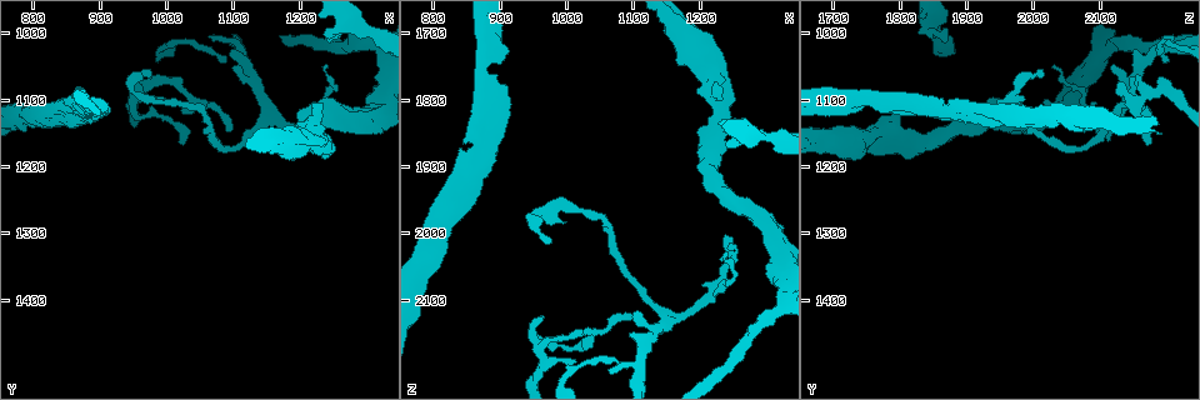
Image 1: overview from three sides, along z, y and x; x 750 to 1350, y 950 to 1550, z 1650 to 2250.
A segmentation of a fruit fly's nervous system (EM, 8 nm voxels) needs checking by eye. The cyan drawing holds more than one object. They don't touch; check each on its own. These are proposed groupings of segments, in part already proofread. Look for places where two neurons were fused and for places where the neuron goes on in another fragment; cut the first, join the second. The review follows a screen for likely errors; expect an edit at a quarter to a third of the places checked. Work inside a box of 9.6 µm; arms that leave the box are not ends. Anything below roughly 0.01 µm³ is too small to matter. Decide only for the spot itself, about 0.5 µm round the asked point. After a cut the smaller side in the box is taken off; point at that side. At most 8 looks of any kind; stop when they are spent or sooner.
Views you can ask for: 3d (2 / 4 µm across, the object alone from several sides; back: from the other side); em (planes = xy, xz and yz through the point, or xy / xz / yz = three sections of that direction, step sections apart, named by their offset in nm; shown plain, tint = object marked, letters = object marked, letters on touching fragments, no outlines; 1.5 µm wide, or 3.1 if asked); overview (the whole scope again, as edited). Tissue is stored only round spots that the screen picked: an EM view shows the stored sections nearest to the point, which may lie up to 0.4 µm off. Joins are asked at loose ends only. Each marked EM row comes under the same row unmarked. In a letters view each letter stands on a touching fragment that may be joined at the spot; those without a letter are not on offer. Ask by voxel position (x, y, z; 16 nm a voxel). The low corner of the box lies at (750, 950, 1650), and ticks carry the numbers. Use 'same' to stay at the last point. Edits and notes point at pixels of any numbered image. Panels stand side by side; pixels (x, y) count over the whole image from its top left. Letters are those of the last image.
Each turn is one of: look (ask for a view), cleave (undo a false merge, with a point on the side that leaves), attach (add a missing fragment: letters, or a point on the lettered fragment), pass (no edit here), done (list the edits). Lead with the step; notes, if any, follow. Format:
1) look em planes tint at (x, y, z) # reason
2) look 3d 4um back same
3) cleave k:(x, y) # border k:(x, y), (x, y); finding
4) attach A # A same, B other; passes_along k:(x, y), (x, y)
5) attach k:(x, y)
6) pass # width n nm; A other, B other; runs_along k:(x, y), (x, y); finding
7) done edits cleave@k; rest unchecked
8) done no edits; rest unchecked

look em yz step 8 tint at (1030, 1170, 2170) # an open end

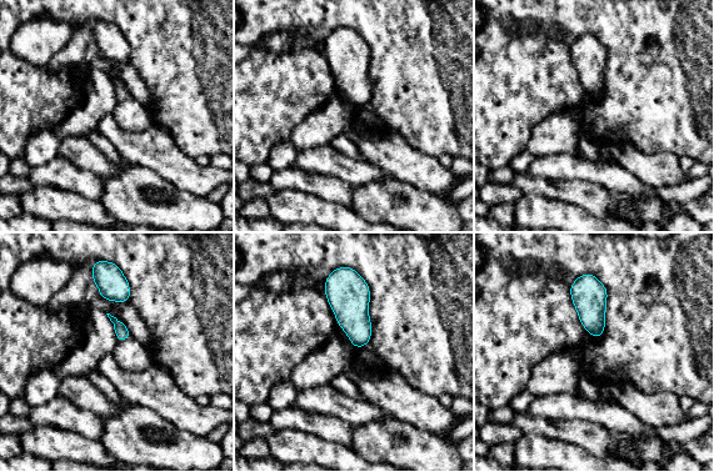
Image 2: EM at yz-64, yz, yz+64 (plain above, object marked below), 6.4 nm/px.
look em planes letters same # cut it another way

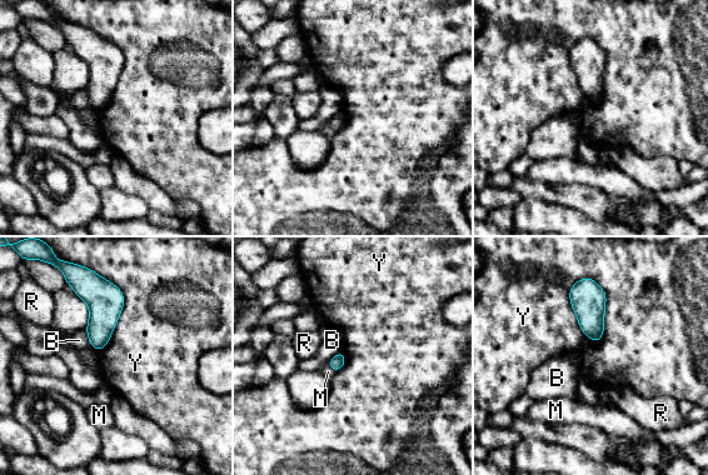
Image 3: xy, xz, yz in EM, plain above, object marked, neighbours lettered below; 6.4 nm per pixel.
pass # width 90 nm; longest_contact Y 440 nm; B other, M other, R other, Y other; none of them fits

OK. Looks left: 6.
look em yz step 8 tint at (960, 1080, 2125) # free end

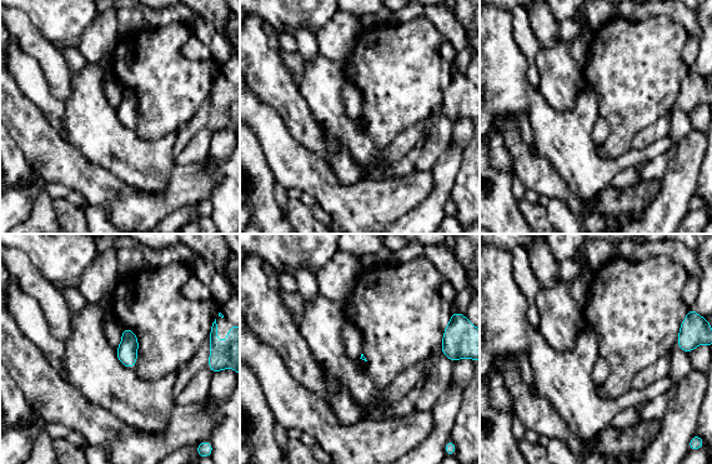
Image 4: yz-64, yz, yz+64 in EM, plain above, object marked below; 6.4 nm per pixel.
look em planes letters same # cut it another way

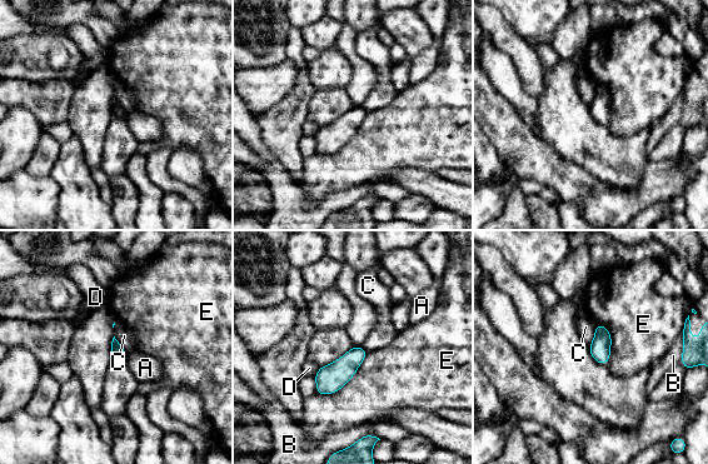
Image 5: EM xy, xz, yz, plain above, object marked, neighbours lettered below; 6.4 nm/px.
pass # A other, B other, C other, D other, E other; border 5:(596, 324), (596, 334), (588, 347); no lettered fragment goes on from it

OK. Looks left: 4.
look 3d 4um at (950, 1090, 1980)

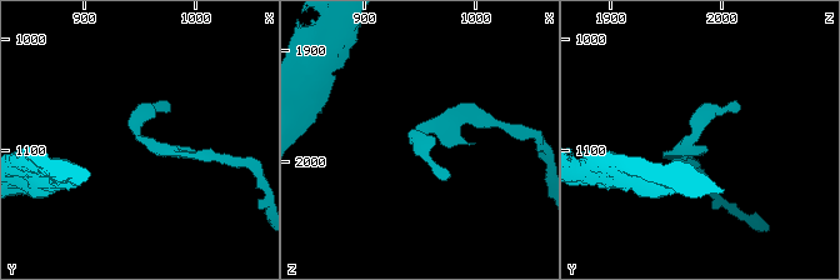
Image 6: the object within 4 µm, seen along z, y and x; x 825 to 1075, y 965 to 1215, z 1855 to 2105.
look em planes tint at (950, 1086, 1976) # now the EM

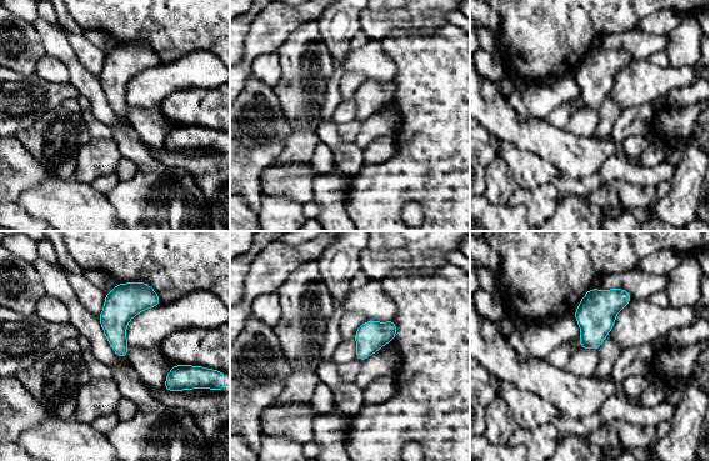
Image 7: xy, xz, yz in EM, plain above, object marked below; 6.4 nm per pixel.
look em planes letters same

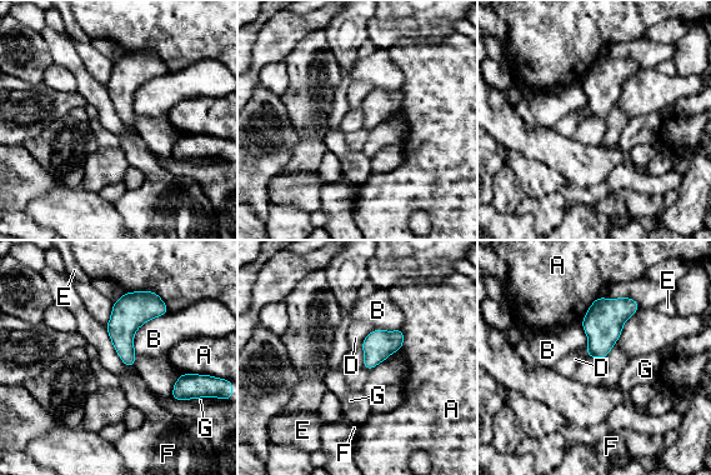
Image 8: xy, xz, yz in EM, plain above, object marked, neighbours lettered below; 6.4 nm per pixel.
pass # A other, B other, D other, E other, F other, G other; border 8:(168, 311), (134, 333), (135, 354); one neuron here

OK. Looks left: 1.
done no edits; rest unchecked

